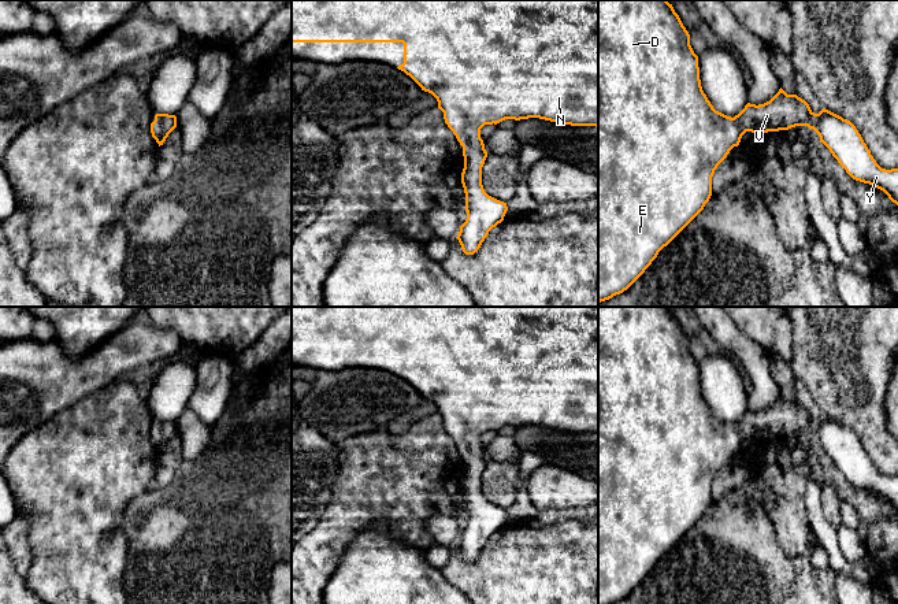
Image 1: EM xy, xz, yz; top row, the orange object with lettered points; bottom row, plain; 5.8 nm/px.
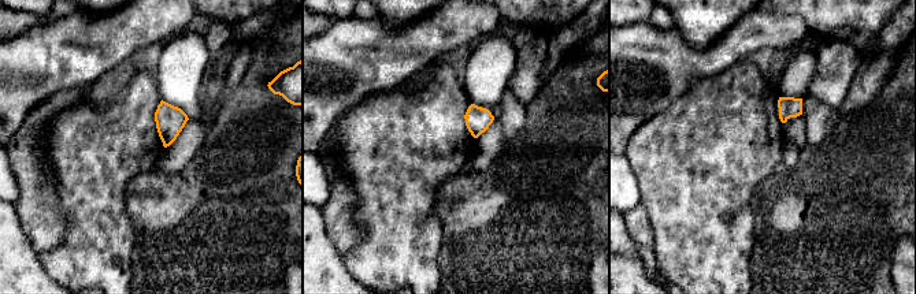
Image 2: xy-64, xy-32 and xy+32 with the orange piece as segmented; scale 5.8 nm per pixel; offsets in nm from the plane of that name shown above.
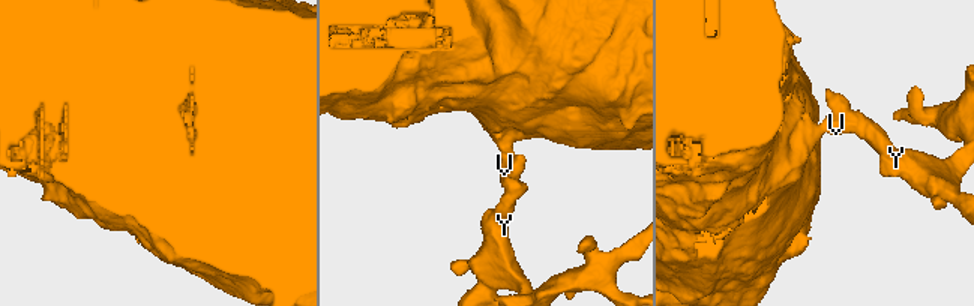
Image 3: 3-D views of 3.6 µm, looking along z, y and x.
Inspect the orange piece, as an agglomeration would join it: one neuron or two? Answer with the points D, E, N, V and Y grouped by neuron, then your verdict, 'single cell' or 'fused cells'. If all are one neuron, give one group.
D E N V Y | single cell

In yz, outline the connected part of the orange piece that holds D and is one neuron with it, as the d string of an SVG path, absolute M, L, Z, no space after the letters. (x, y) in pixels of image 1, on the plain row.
M598 307L598 604L613 604L627 597L652 571L658 559L667 553L705 514L712 503L712 483L717 473L727 464L734 453L738 453L746 438L768 440L788 437L795 433L813 436L838 470L856 488L869 490L883 497L898 512L898 475L882 475L856 433L842 423L823 415L814 420L809 411L797 401L787 401L782 394L764 411L747 410L734 425L713 415L702 397L700 386L698 363L690 352L690 341L683 333L672 311L667 307Z

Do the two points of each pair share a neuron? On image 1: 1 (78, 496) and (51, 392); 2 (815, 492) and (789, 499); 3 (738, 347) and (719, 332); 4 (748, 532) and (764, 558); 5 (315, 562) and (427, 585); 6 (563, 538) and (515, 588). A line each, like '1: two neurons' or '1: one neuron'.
1: two neurons
2: two neurons
3: one neuron
4: one neuron
5: two neurons
6: one neuron

